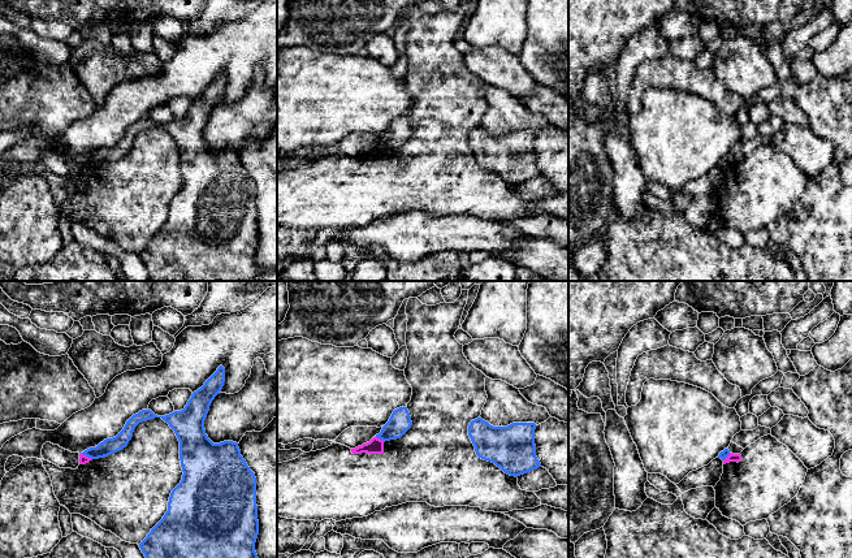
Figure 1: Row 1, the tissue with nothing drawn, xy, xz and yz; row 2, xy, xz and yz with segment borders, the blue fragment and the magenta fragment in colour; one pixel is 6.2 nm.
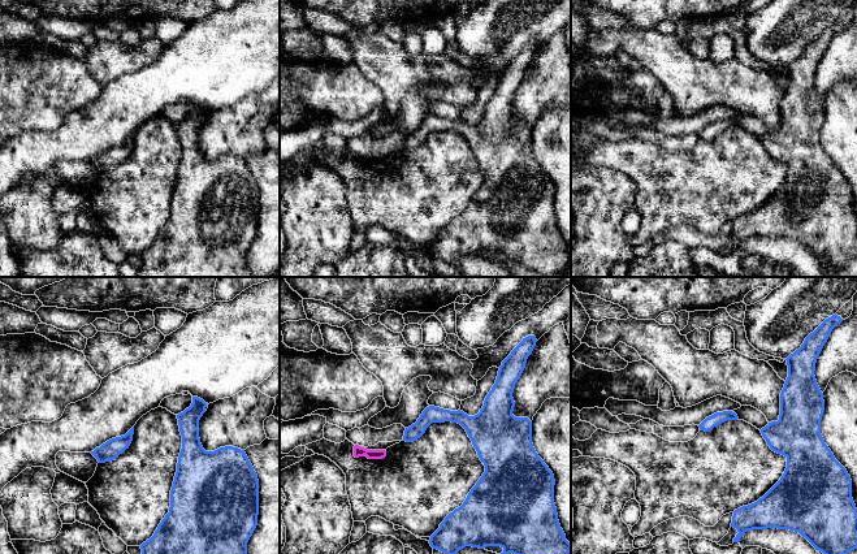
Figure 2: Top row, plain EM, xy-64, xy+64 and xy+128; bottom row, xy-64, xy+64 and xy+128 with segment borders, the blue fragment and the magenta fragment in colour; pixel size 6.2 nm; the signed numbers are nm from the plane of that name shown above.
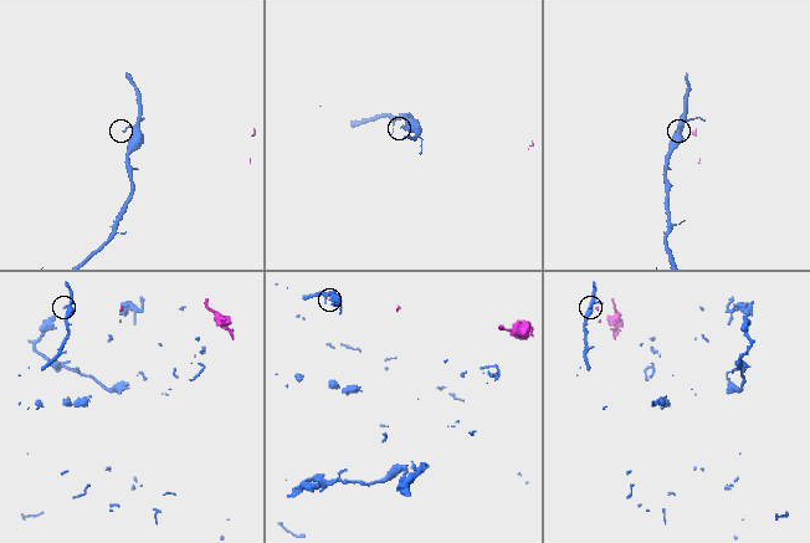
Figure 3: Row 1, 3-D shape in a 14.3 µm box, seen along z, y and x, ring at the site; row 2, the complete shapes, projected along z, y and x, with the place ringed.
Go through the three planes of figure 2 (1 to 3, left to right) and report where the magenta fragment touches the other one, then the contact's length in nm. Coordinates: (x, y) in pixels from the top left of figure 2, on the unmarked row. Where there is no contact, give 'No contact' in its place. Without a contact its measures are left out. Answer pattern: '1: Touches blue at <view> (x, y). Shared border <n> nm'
1: No contact
2: No contact
3: No contact

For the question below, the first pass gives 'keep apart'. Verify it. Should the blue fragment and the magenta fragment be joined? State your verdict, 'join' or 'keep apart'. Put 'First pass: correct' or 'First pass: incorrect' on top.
First pass: correct
keep apart

